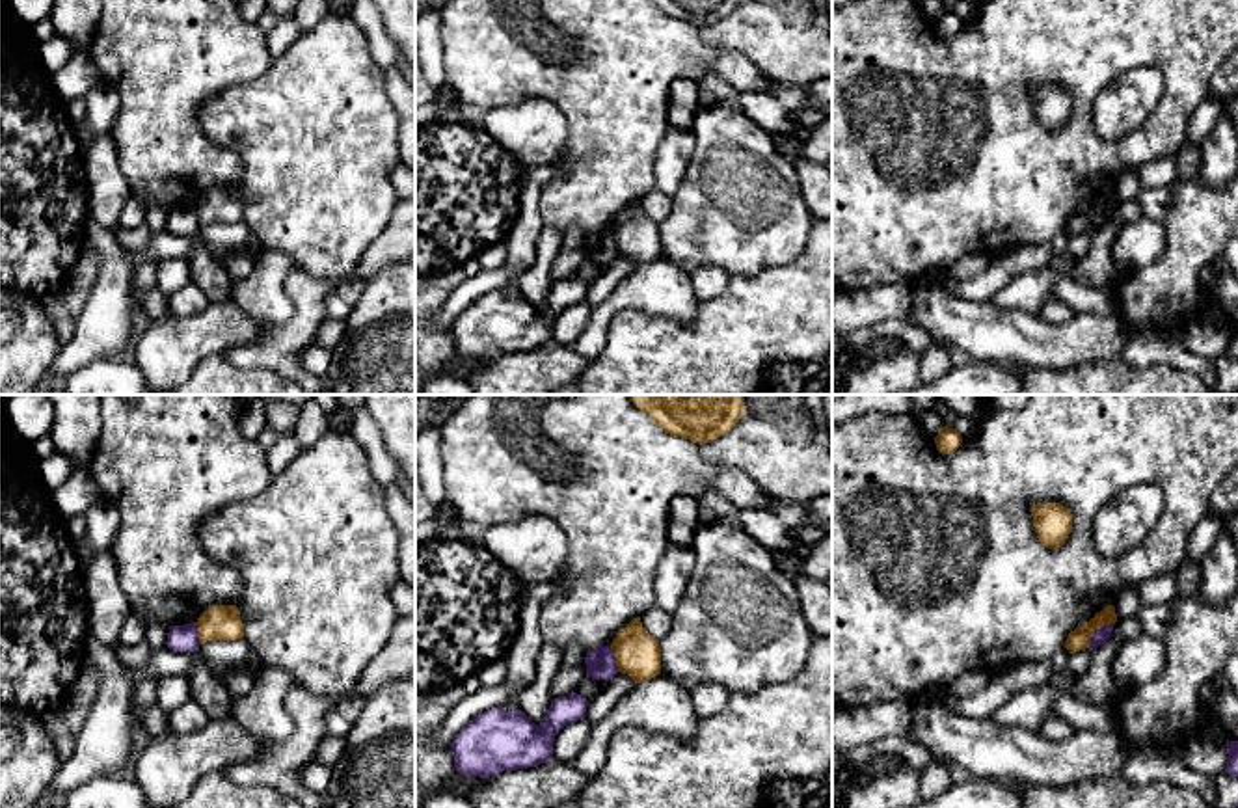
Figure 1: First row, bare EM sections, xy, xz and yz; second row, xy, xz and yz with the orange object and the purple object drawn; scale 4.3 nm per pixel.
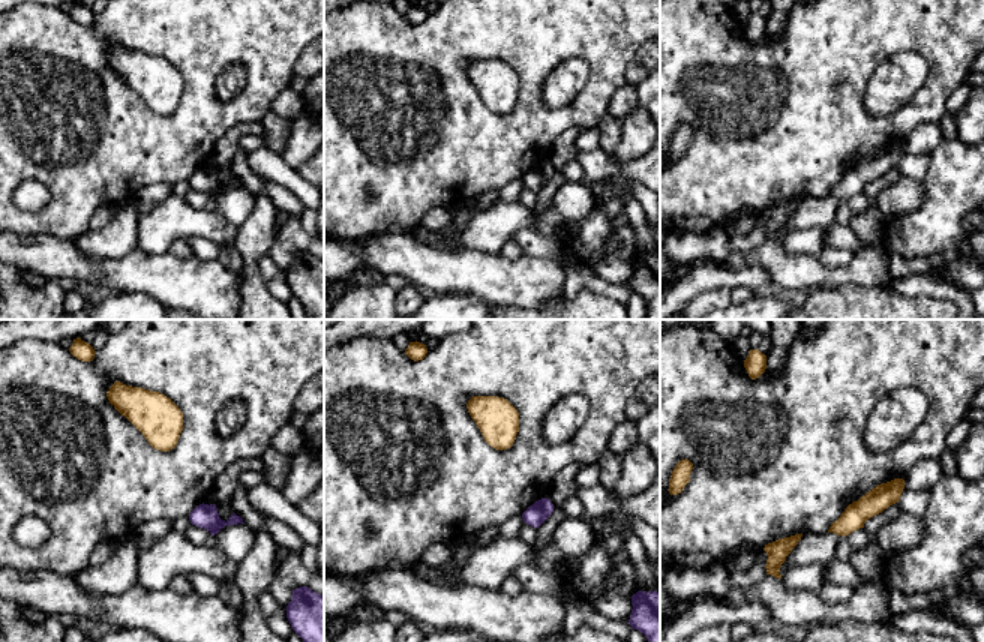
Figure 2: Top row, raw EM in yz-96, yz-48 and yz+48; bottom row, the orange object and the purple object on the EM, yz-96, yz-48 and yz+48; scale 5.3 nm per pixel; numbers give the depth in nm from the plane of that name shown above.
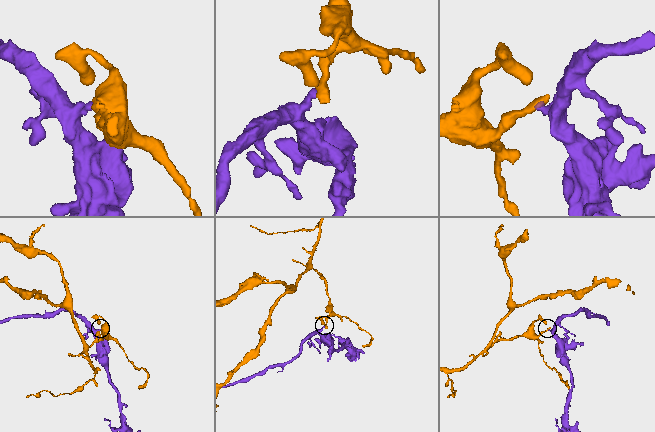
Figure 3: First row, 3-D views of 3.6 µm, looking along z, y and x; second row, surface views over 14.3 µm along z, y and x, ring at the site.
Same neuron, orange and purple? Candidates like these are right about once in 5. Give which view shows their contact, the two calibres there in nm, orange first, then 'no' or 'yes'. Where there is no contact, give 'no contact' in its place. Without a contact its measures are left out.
yz | 90/70 nm | no

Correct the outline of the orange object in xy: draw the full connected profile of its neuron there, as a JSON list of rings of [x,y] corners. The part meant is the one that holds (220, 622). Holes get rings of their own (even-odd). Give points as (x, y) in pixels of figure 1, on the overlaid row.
[[[212,605],[197,618],[195,626],[199,644],[244,637],[244,624],[236,605]]]

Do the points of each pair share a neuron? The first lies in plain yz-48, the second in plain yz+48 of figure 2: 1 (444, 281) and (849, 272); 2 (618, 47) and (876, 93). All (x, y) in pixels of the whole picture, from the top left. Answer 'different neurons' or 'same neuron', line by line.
1: same neuron
2: different neurons

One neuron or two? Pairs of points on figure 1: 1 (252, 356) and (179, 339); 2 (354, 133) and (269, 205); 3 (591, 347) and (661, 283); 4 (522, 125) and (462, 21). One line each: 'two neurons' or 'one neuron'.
1: two neurons
2: one neuron
3: one neuron
4: two neurons

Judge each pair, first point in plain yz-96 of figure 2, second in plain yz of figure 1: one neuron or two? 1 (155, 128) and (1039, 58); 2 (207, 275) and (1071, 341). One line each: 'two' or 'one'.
1: one
2: one

